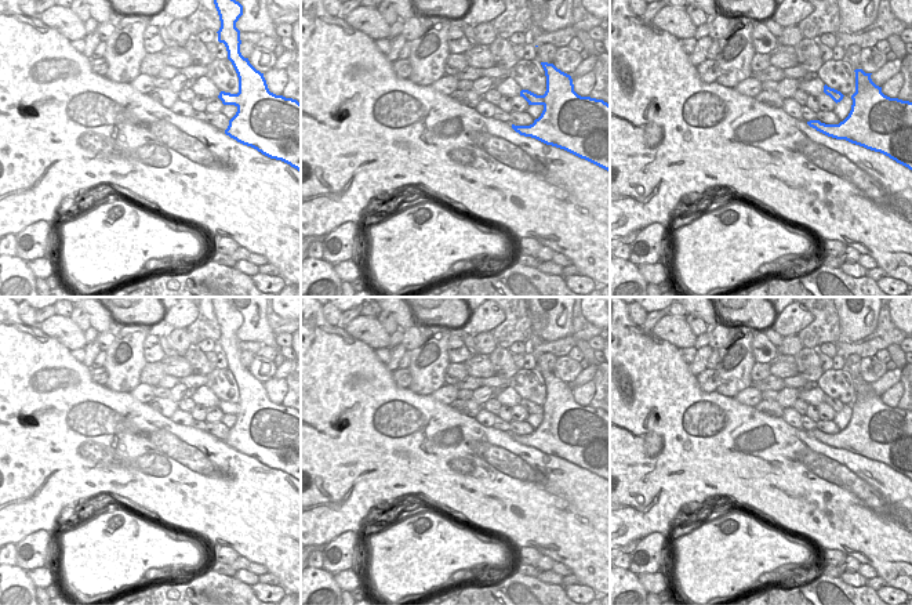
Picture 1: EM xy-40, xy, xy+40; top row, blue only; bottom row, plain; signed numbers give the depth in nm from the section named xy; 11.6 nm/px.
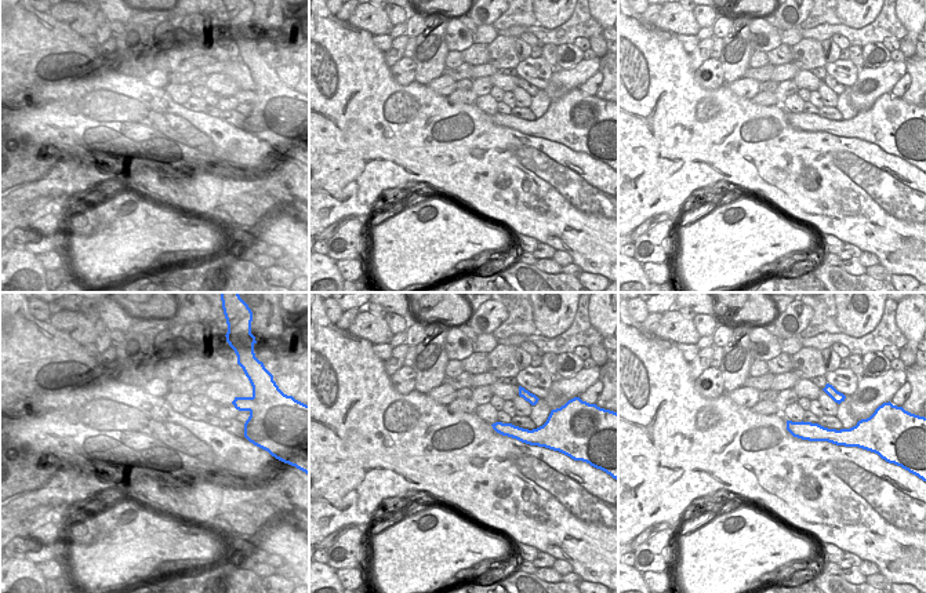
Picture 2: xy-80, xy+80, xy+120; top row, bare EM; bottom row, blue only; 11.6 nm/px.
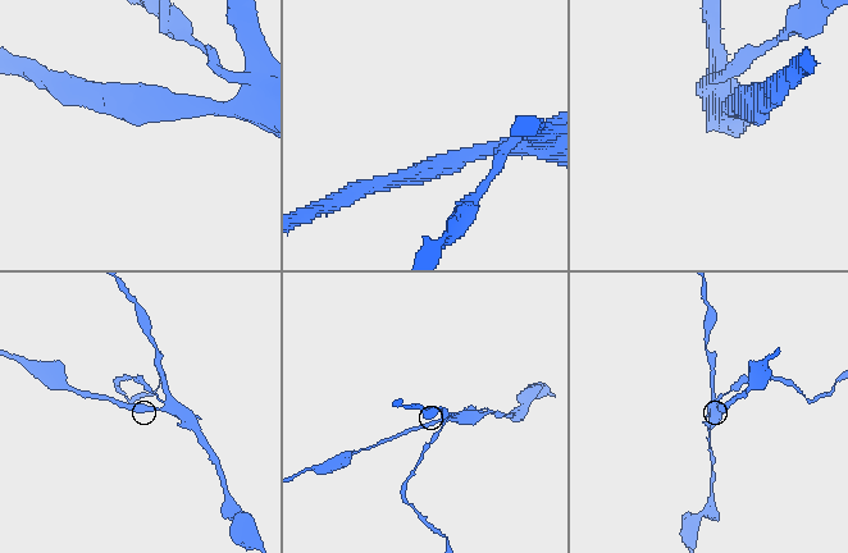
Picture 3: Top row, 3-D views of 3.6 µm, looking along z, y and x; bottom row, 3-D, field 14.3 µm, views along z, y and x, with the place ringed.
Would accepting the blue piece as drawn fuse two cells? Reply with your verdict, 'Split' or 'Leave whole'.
Split

